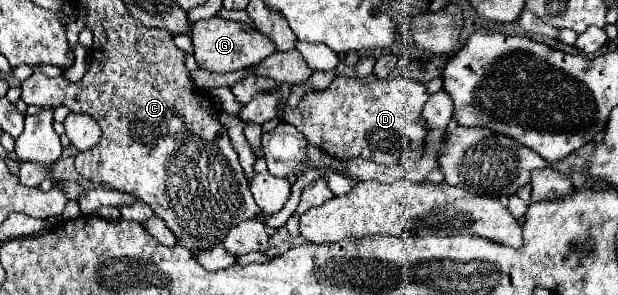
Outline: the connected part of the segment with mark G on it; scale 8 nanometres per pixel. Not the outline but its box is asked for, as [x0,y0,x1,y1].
[191,17,273,73]

